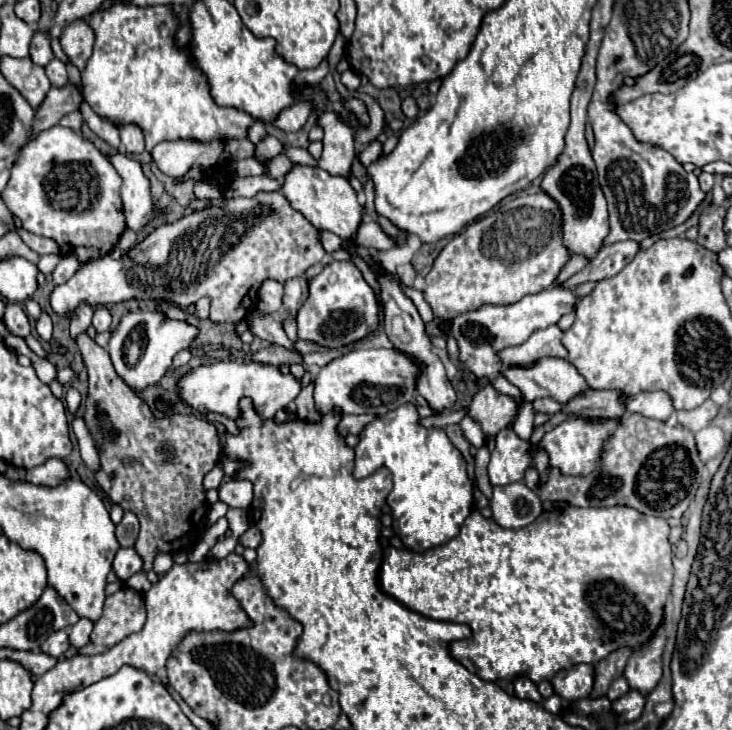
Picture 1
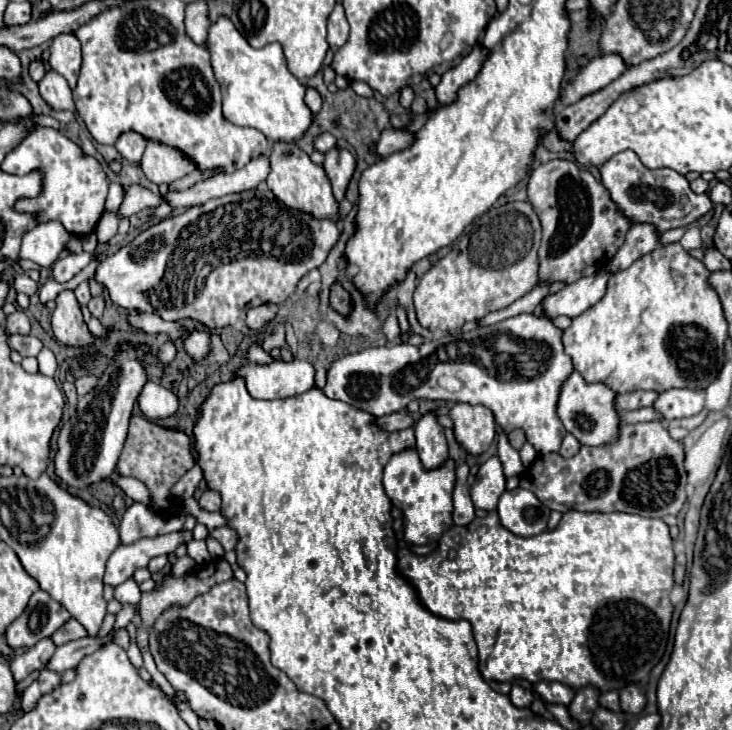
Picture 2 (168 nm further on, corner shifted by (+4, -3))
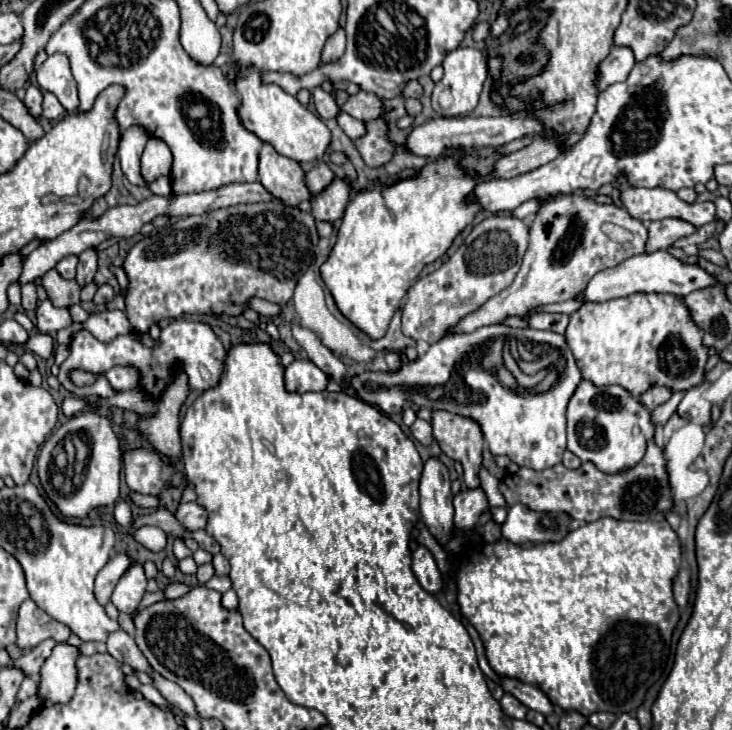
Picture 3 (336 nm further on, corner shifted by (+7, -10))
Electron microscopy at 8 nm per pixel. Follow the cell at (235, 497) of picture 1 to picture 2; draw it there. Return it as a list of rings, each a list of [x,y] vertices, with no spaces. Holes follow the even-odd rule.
[[[207,489],[207,491],[203,491],[203,495],[199,499],[199,505],[205,511],[219,511],[221,509],[221,495],[217,491]]]

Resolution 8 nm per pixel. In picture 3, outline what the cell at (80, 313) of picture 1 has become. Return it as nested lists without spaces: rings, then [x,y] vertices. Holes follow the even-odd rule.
[[[86,248],[80,256],[80,262],[78,262],[78,274],[76,274],[76,282],[80,284],[80,288],[84,288],[88,282],[94,280],[94,274],[96,274],[96,260],[98,260],[98,254],[96,254],[96,248]]]

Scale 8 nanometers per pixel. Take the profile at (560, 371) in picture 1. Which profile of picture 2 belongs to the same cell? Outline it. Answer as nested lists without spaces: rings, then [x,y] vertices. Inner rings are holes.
[[[573,371],[559,391],[557,415],[563,421],[565,429],[571,435],[575,435],[575,439],[579,439],[581,445],[595,447],[595,445],[611,443],[611,441],[615,441],[617,425],[619,425],[619,413],[613,407],[613,397],[615,397],[615,393],[609,387],[605,387],[603,383],[587,385],[583,381],[583,377],[577,371]]]

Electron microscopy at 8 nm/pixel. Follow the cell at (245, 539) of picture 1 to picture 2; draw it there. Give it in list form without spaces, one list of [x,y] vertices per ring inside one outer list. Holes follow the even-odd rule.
[[[219,527],[219,529],[213,529],[213,531],[209,531],[209,535],[215,537],[215,539],[223,545],[225,551],[235,549],[235,545],[237,545],[237,541],[239,541],[237,533],[235,533],[231,527]]]

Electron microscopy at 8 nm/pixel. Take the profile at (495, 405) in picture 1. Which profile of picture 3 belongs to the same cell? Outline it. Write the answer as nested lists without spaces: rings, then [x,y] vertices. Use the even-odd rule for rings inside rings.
[[[432,410],[432,430],[434,438],[438,440],[442,452],[464,466],[464,482],[468,488],[480,488],[478,470],[482,464],[482,448],[484,448],[484,436],[480,434],[480,426],[472,422],[470,418],[460,418],[458,414],[446,412],[446,410]]]

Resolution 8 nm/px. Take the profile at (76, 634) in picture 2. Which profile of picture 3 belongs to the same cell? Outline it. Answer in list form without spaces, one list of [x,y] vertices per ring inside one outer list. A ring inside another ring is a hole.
[[[44,640],[36,648],[24,652],[18,660],[14,660],[12,666],[18,668],[18,670],[22,670],[26,676],[36,676],[38,670],[40,670],[40,666],[42,666],[42,662],[48,658],[48,654],[52,652],[54,646],[56,646],[54,640]]]

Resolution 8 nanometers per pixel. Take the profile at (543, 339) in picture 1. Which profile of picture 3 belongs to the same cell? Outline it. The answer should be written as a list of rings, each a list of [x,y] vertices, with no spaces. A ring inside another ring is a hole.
[[[494,324],[494,326],[484,326],[478,328],[470,334],[452,334],[444,336],[440,342],[432,344],[430,350],[422,356],[418,356],[416,362],[404,362],[398,372],[364,372],[352,378],[352,390],[356,390],[356,396],[364,402],[378,404],[384,412],[396,414],[402,410],[406,400],[412,400],[416,406],[426,406],[432,410],[448,410],[458,416],[472,418],[474,422],[480,424],[480,430],[484,434],[484,442],[488,444],[490,452],[494,456],[504,454],[508,456],[514,464],[526,466],[532,470],[546,470],[562,462],[562,454],[566,450],[566,404],[576,392],[576,386],[582,380],[582,372],[576,366],[576,360],[566,344],[564,334],[558,332],[542,332],[542,330],[532,330],[532,328],[508,328],[504,324]],[[504,338],[518,338],[518,346],[536,346],[542,344],[548,348],[548,362],[552,370],[558,370],[558,380],[550,386],[548,392],[514,392],[510,388],[504,388],[498,384],[496,376],[492,370],[484,366],[484,358],[492,344],[504,344]]]

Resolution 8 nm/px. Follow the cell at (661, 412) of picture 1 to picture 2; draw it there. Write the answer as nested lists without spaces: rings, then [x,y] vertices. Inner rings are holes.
[[[669,389],[659,393],[659,397],[653,403],[653,409],[657,415],[671,419],[691,417],[699,413],[705,405],[705,391],[687,391],[687,389]]]

